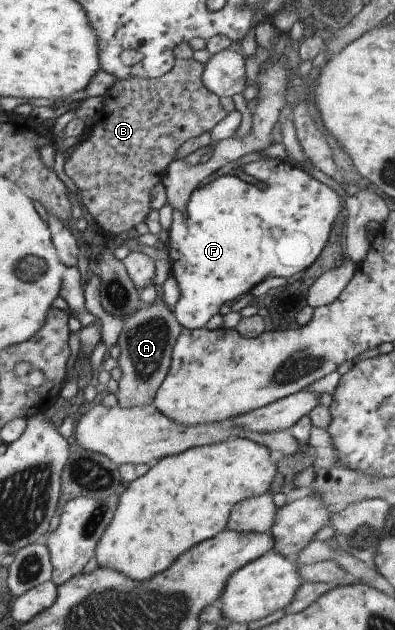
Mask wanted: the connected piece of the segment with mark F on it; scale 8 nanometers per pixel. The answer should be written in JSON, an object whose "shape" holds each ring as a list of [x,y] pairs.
{"shape":[[[267,157],[261,160],[255,160],[253,162],[246,163],[241,166],[241,172],[249,178],[255,178],[259,182],[265,184],[265,188],[260,190],[257,186],[244,182],[236,175],[225,174],[222,176],[215,176],[213,180],[208,180],[207,184],[201,186],[201,188],[195,188],[191,191],[187,204],[181,210],[172,210],[172,221],[169,233],[167,233],[167,261],[170,264],[170,274],[178,284],[179,298],[173,305],[173,316],[175,320],[186,329],[198,329],[205,326],[205,322],[217,313],[219,306],[229,300],[236,300],[245,293],[248,293],[255,284],[261,282],[270,276],[283,276],[292,280],[294,274],[303,272],[307,266],[315,262],[315,258],[320,256],[319,252],[323,250],[327,238],[329,238],[330,228],[334,222],[342,214],[340,211],[344,208],[344,204],[341,203],[341,197],[331,189],[331,187],[322,184],[315,178],[311,177],[308,173],[305,173],[296,165],[292,165],[287,161],[281,161],[280,159]]]}

